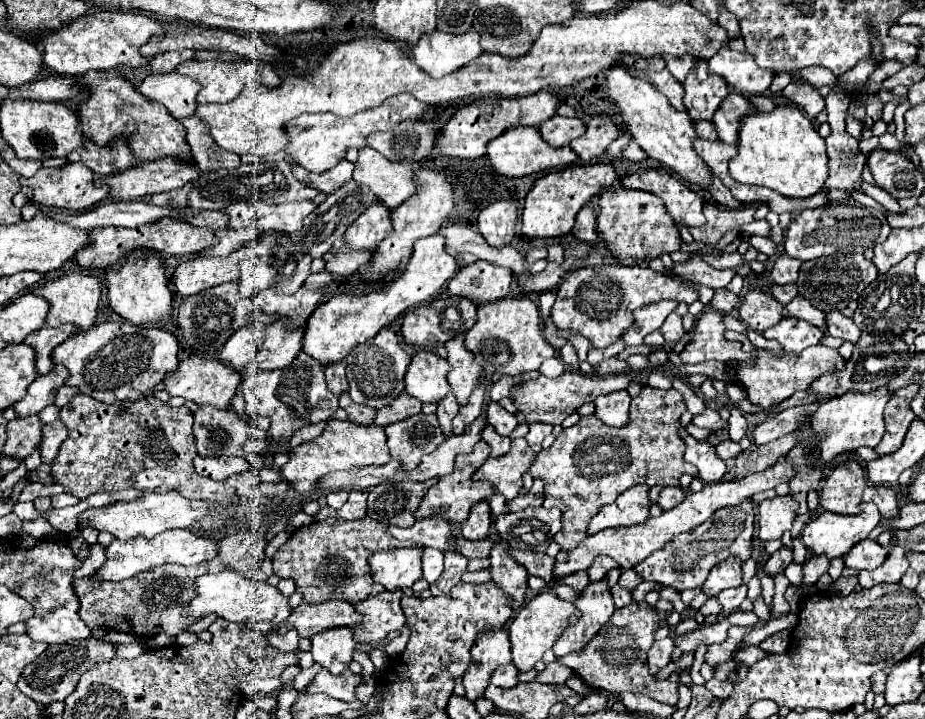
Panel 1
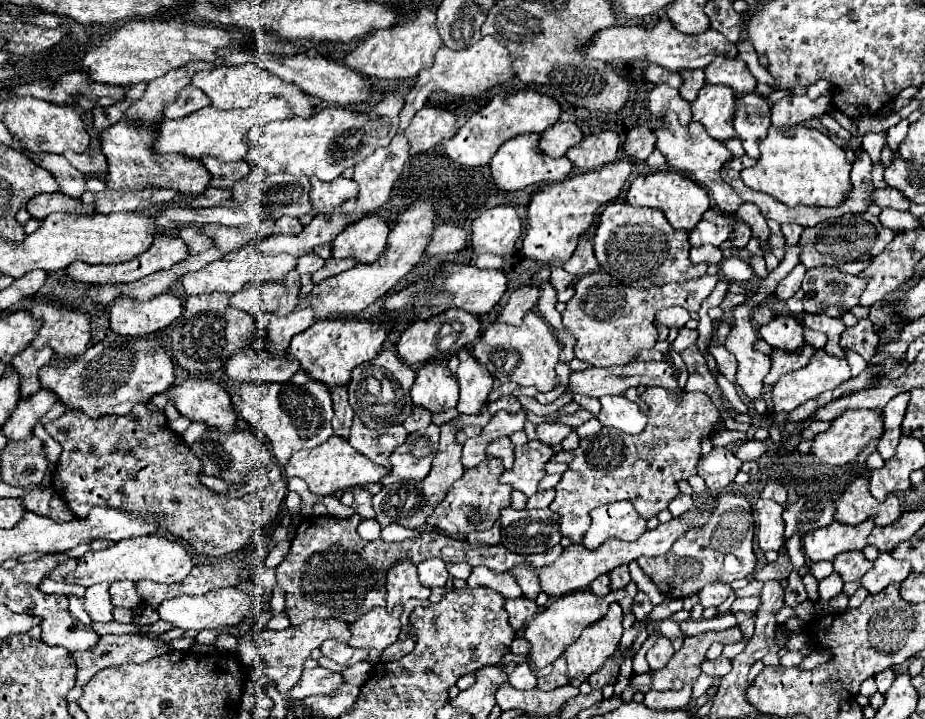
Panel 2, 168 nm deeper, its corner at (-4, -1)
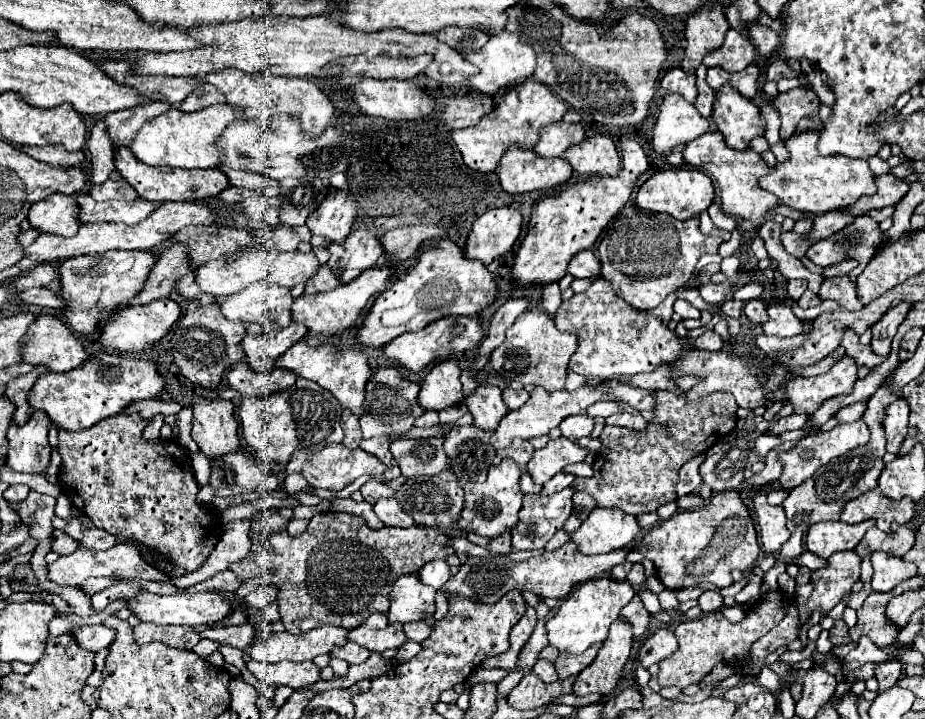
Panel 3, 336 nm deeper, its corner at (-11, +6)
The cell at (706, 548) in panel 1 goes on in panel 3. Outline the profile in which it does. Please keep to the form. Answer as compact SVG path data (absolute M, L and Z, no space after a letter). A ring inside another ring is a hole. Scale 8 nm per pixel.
M735 491L713 495L701 509L675 513L671 519L649 529L639 541L633 543L633 549L653 561L657 577L667 589L673 591L693 587L703 581L709 581L719 589L729 587L733 583L731 571L747 571L759 557L753 519Z

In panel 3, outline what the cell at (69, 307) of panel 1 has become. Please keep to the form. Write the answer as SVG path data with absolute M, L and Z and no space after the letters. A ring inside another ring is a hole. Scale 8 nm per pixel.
M51 315L37 317L33 325L29 325L29 331L21 343L21 355L25 363L45 365L49 371L55 371L55 373L67 373L71 369L77 369L87 359L87 353L81 341L71 333L71 329L63 321Z

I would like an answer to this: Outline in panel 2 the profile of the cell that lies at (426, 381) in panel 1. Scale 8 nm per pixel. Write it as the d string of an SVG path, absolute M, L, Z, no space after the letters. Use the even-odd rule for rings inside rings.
M426 362L416 372L410 396L416 406L424 406L430 412L444 412L448 408L456 408L458 402L456 376L444 364Z

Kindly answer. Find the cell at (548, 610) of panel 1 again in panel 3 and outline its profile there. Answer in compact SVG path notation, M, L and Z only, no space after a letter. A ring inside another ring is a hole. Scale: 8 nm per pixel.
M609 577L593 579L587 581L585 585L577 587L561 605L557 607L557 615L547 621L547 633L549 633L549 643L567 653L583 653L589 649L593 643L601 643L607 639L611 623L619 617L621 607L625 607L635 595L635 589L627 581L615 581Z

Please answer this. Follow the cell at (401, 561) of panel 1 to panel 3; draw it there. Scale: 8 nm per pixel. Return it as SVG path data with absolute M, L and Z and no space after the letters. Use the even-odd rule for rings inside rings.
M417 575L399 577L391 589L389 623L423 621L435 613L435 591L417 581Z

